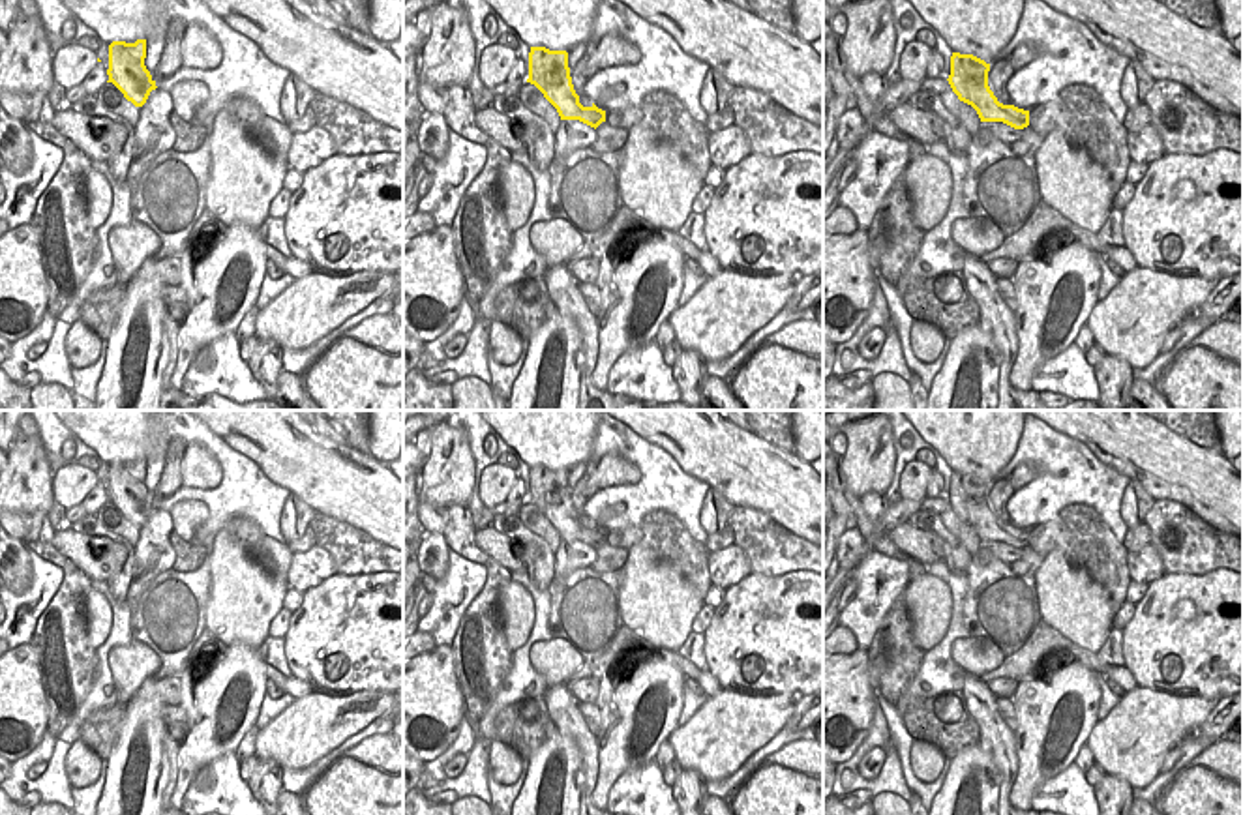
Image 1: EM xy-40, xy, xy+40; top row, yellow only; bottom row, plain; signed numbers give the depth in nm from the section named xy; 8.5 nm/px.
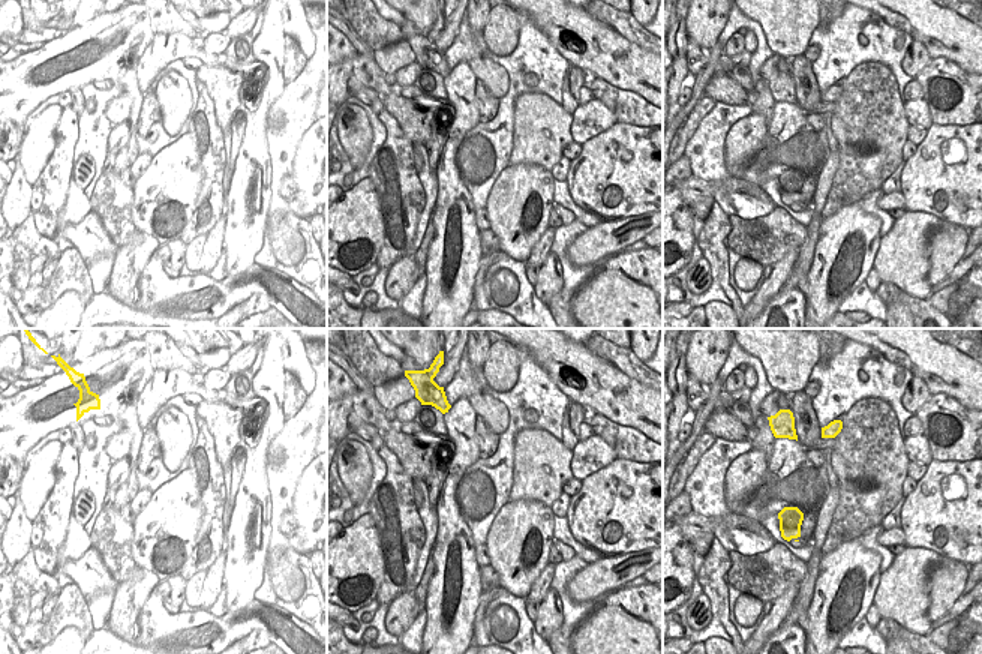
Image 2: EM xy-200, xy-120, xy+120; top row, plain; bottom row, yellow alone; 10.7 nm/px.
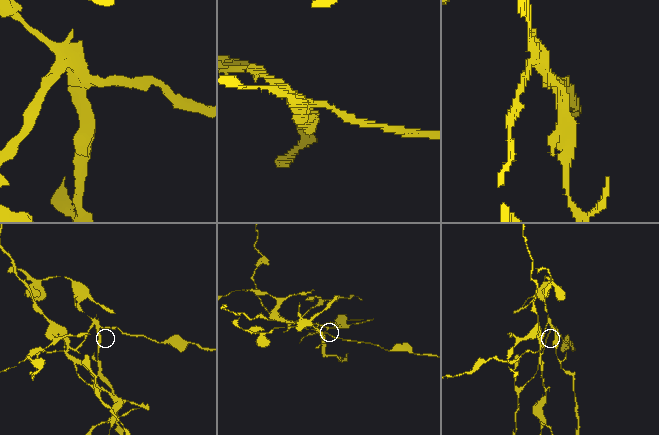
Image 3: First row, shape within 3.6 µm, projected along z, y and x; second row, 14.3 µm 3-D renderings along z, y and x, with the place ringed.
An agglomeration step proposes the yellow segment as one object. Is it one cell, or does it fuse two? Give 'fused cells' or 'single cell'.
fused cells

